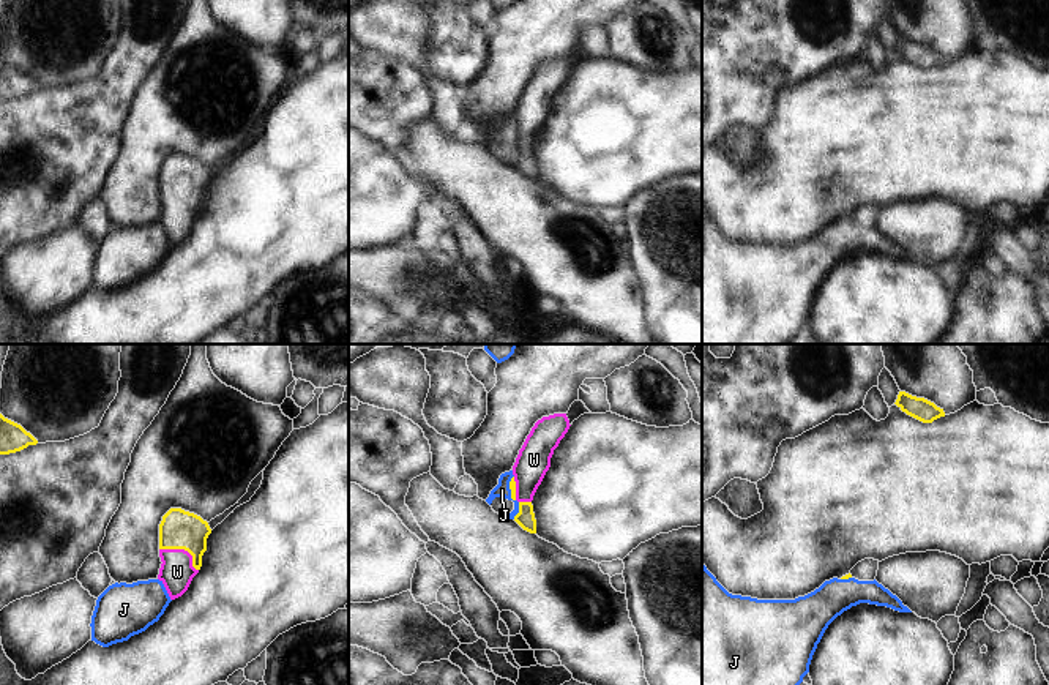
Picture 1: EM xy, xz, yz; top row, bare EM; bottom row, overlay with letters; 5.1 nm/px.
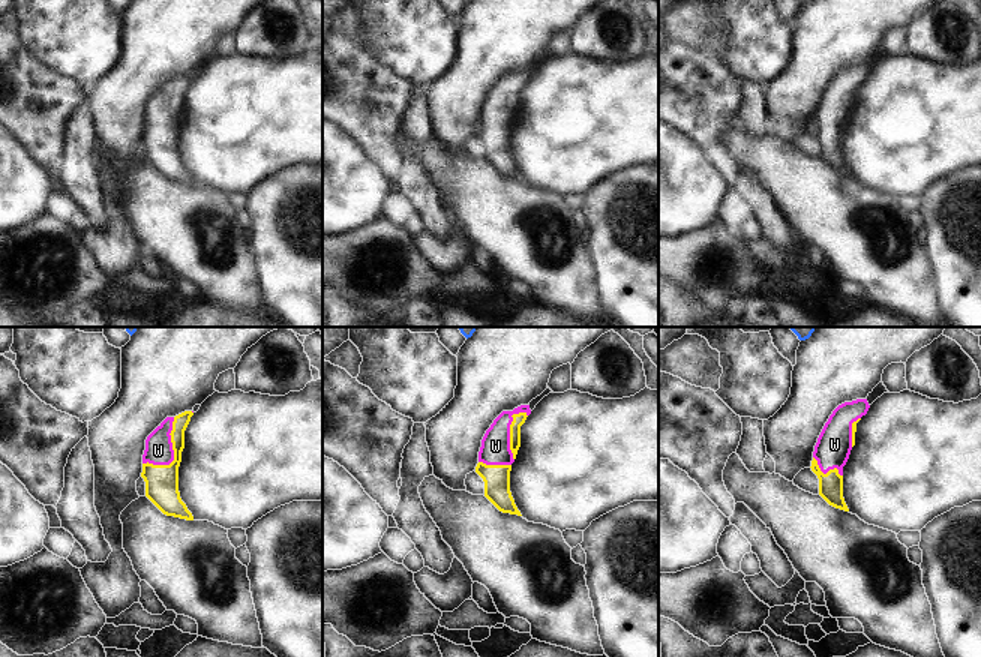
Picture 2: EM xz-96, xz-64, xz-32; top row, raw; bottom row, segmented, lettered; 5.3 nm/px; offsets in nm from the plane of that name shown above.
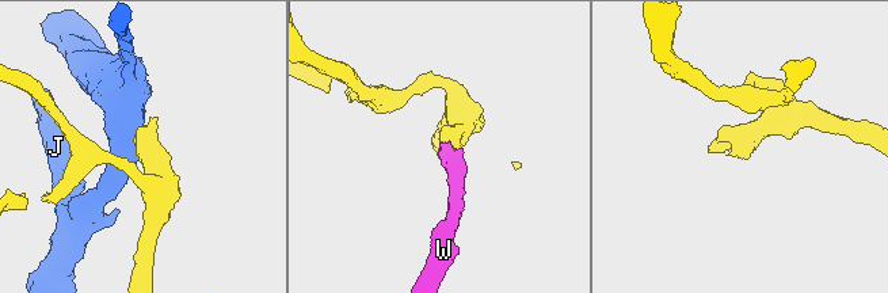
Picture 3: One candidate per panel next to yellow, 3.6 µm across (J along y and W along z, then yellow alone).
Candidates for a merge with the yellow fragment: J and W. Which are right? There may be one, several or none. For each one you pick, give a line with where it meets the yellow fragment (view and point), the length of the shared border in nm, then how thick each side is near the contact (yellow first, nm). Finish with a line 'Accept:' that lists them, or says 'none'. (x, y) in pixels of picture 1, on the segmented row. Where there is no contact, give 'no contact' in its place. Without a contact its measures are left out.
W: meets yellow in xy at (183, 548); contact 240 nm long; 200 nm thick on the yellow side, 170 nm on the other
Accept: W

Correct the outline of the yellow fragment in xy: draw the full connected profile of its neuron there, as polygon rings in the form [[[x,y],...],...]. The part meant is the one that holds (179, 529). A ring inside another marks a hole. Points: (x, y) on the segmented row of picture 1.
[[[170,508],[159,524],[161,568],[158,579],[170,600],[181,597],[202,567],[211,529],[200,516]]]

